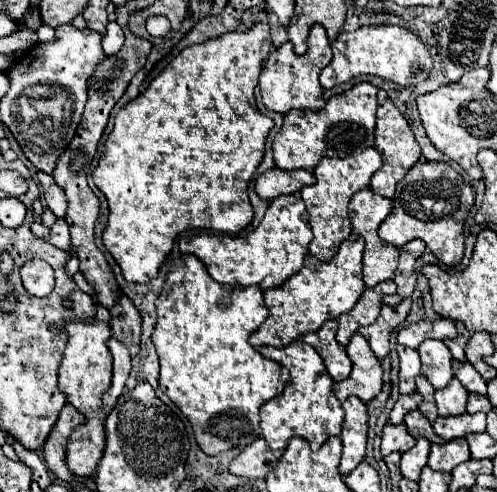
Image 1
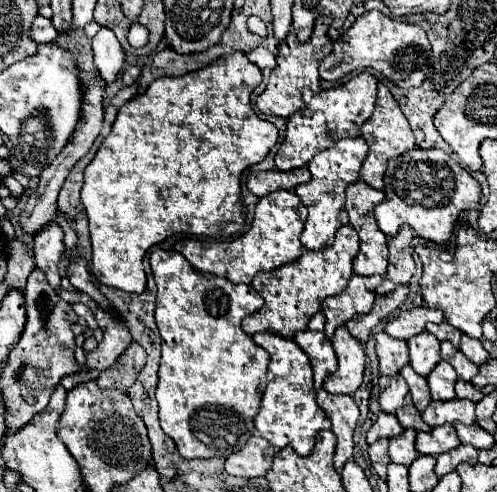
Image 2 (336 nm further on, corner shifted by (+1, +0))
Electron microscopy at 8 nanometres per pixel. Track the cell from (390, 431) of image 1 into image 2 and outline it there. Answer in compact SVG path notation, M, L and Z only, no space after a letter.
M380 413L378 419L376 419L376 423L368 429L368 443L374 443L374 441L378 441L378 439L382 439L382 437L392 439L392 437L400 435L402 431L404 431L404 429L402 429L402 425L398 423L396 415L392 415L392 413Z

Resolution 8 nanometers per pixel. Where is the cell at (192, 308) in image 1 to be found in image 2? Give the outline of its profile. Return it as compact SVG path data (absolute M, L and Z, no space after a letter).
M154 249L150 255L150 265L158 285L156 323L162 339L156 387L162 431L174 439L180 455L186 459L208 459L216 455L228 457L230 453L242 449L242 445L254 433L254 417L268 383L266 373L270 355L240 329L242 319L256 313L264 305L264 299L252 285L234 285L222 277L194 269L178 251Z

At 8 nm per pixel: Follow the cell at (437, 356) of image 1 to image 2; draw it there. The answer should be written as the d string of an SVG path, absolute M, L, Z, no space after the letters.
M428 331L408 339L408 349L410 349L410 365L422 377L426 377L442 359L440 341Z

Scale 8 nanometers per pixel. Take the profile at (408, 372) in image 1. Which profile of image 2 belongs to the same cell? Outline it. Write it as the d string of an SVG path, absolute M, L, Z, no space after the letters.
M384 331L376 335L376 353L380 359L380 373L386 377L398 375L400 369L410 363L406 341L394 339Z

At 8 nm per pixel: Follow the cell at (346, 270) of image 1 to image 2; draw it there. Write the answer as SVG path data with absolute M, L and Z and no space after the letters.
M340 227L336 241L330 247L320 251L306 251L302 257L290 265L284 265L280 271L258 275L258 279L252 281L252 287L262 293L264 307L242 321L242 331L248 335L268 331L280 337L294 337L294 333L308 329L312 315L322 311L324 299L340 295L348 287L358 247L358 233L352 227Z

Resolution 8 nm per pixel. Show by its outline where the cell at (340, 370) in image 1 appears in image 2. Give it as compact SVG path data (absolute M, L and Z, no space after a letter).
M300 331L294 335L294 341L312 361L314 387L322 389L326 377L336 371L336 353L330 339L326 339L326 335L320 331Z

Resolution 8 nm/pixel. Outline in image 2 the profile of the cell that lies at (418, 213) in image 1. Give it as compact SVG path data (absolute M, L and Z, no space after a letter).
M410 149L392 159L384 173L384 201L376 205L376 221L386 237L398 235L402 225L410 225L422 239L448 245L454 223L464 209L474 209L480 201L480 185L456 161L440 149Z

